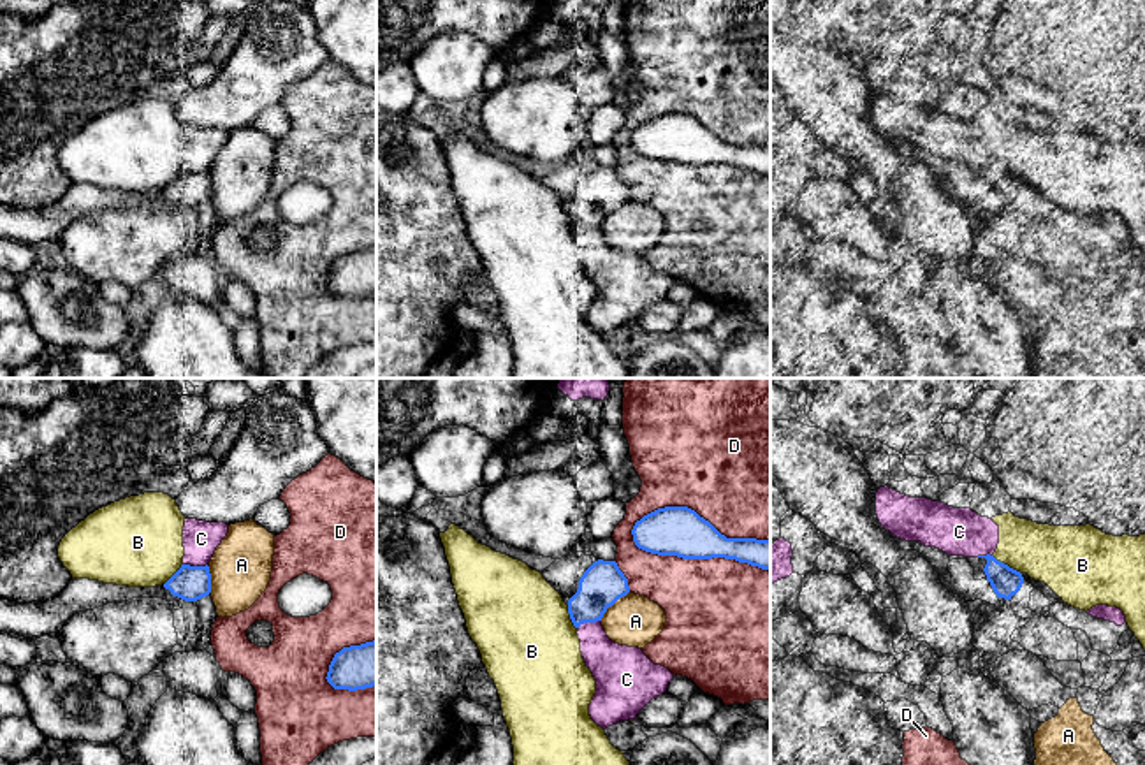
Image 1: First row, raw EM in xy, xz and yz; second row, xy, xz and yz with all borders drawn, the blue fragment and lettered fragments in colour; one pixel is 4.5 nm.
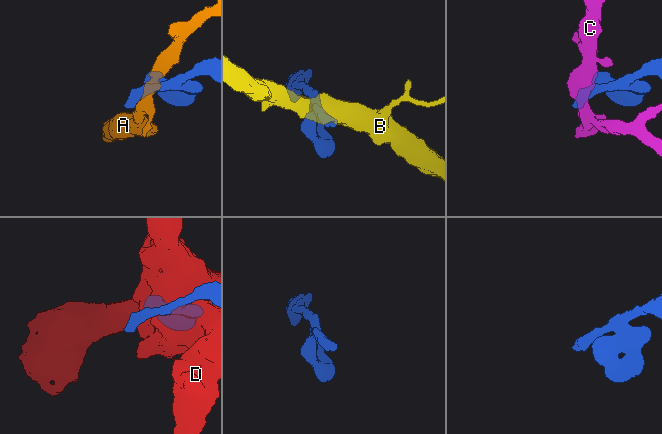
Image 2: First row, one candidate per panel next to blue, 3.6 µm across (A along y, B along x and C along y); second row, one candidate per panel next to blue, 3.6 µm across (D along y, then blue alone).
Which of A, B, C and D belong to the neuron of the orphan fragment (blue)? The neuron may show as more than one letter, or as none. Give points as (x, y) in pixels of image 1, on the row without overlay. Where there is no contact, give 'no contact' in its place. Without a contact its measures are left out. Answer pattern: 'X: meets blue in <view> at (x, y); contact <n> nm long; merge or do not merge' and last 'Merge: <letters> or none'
A: meets blue in xz at (612, 210); contact 190 nm long; do not merge
B: meets blue in yz at (1006, 171); contact 160 nm long; do not merge
C: meets blue in xy at (196, 173); contact 110 nm long; do not merge
D: meets blue in xz at (695, 164); contact 650 nm long; do not merge
Merge: none

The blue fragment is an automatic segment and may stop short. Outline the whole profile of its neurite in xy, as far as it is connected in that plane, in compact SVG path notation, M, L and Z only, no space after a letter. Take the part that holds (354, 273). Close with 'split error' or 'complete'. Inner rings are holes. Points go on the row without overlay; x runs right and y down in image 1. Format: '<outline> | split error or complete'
M376 246L336 259L325 285L334 295L357 297L376 292Z | complete

